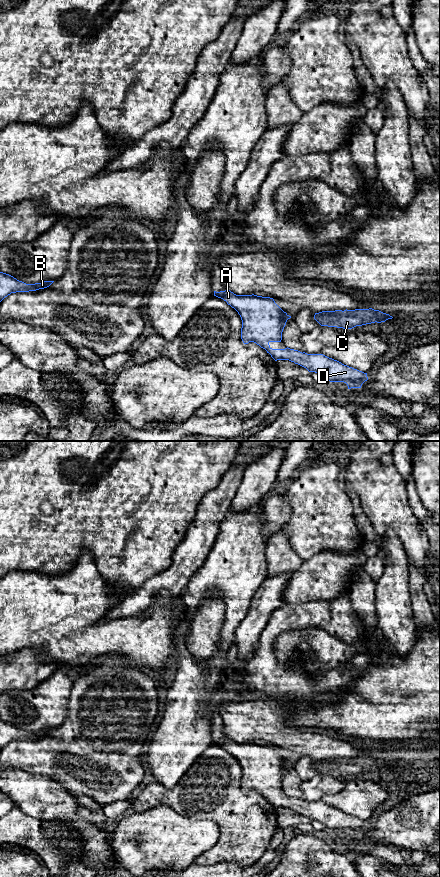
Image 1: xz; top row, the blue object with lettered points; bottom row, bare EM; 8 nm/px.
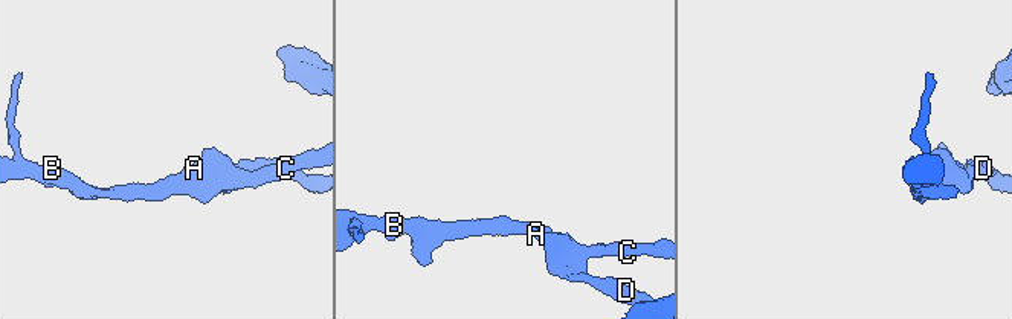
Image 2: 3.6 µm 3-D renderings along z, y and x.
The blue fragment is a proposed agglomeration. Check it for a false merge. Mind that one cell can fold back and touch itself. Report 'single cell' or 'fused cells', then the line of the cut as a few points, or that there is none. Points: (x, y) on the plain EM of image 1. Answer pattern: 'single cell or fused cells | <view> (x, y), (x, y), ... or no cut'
single cell | no cut

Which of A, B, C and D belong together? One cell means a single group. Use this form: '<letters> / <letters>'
A B C D

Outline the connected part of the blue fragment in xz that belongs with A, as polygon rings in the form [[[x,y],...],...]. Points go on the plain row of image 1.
[[[230,738],[216,740],[214,744],[223,747],[241,765],[241,787],[244,792],[254,790],[277,808],[289,808],[315,820],[330,830],[344,830],[348,837],[361,836],[368,828],[367,821],[349,815],[323,802],[307,802],[298,798],[272,797],[270,790],[281,790],[282,780],[291,766],[270,745],[257,743],[236,743]]]

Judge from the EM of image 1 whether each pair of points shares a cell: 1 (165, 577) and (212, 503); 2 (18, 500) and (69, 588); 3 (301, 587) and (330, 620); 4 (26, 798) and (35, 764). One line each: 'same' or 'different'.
1: same
2: different
3: different
4: different

